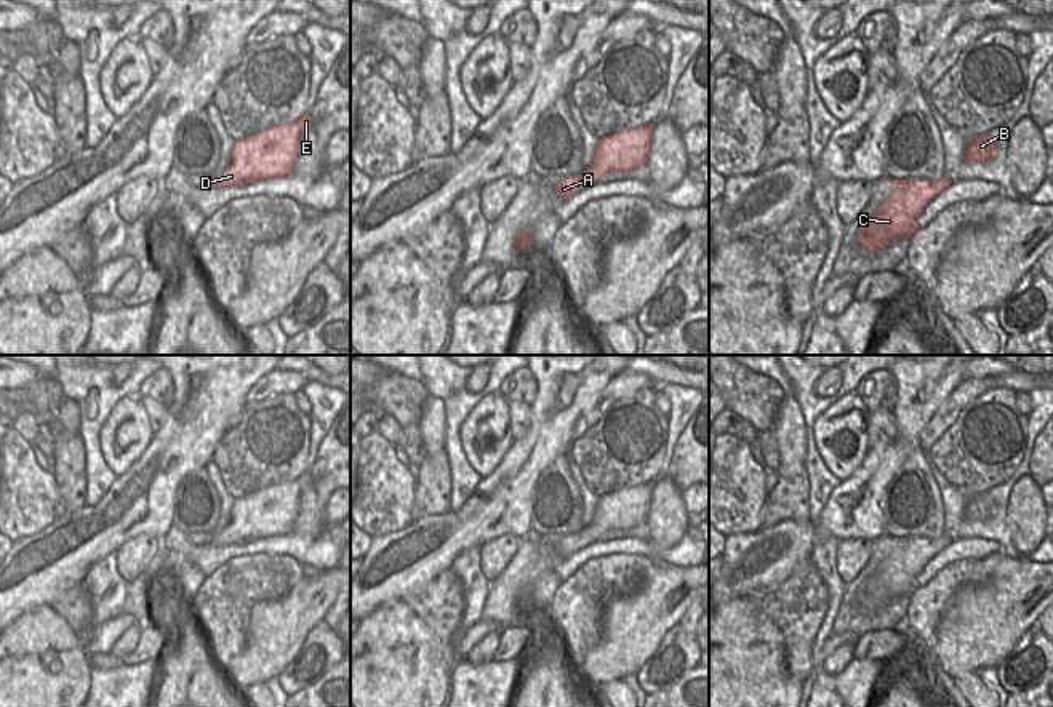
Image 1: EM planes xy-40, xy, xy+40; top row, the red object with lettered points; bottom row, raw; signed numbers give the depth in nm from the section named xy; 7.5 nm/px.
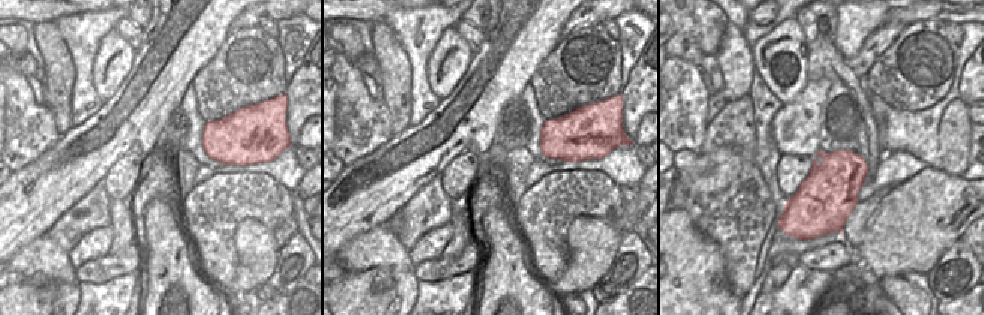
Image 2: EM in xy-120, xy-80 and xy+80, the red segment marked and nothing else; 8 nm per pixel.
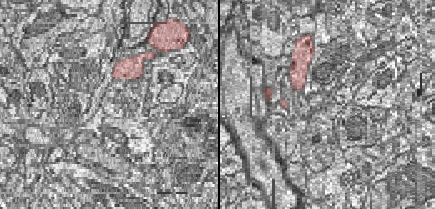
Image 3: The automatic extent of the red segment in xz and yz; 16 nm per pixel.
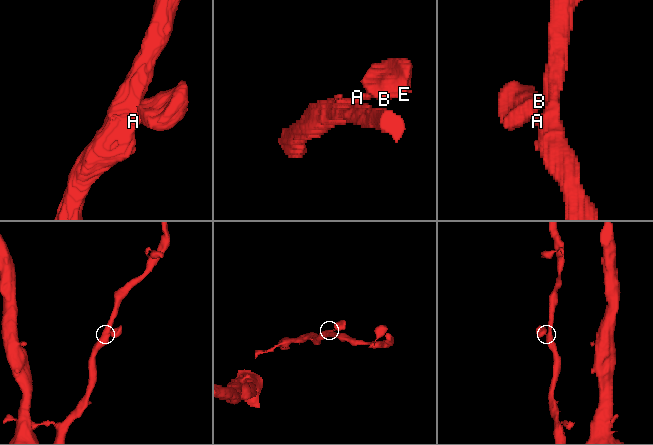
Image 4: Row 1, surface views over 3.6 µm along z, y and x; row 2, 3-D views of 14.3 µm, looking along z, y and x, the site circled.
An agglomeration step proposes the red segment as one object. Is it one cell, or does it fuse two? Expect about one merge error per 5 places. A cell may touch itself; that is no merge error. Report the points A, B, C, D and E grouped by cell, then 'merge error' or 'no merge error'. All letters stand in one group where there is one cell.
A B C D E; no merge error

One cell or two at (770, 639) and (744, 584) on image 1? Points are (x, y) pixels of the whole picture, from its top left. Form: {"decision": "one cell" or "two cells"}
{"decision": "two cells"}

